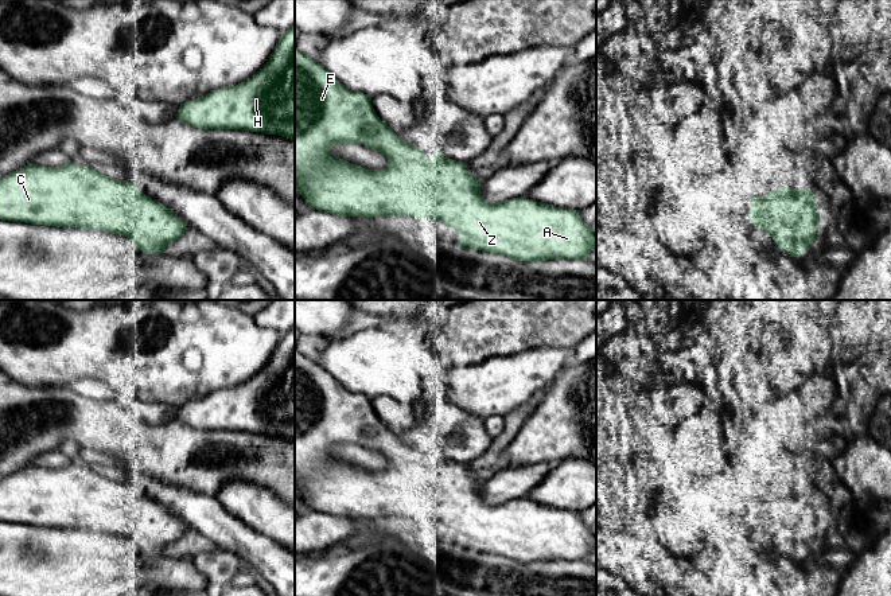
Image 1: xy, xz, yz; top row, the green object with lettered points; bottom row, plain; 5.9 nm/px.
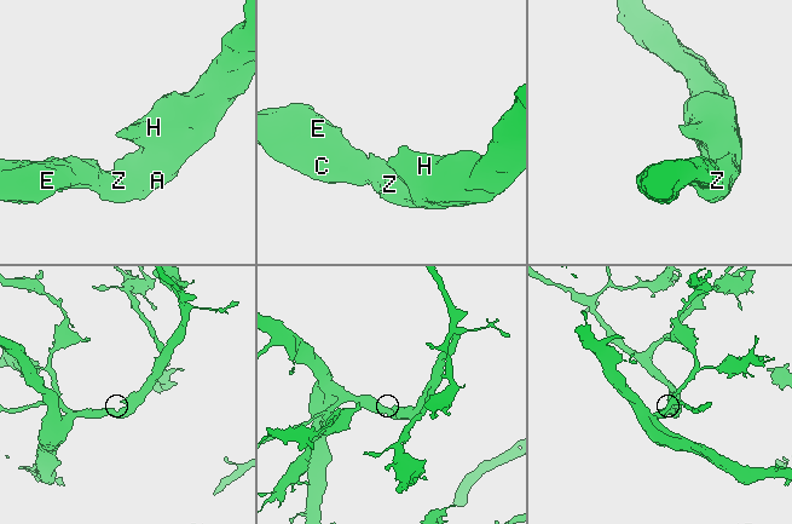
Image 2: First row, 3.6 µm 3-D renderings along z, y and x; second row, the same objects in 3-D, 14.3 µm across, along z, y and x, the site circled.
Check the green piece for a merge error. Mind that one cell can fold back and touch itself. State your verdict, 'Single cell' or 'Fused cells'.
Single cell

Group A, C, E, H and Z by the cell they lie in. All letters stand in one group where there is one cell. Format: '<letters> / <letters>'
A C E H Z

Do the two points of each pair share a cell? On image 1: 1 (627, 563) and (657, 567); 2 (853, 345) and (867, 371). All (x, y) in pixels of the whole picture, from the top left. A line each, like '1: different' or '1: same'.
1: same
2: different

